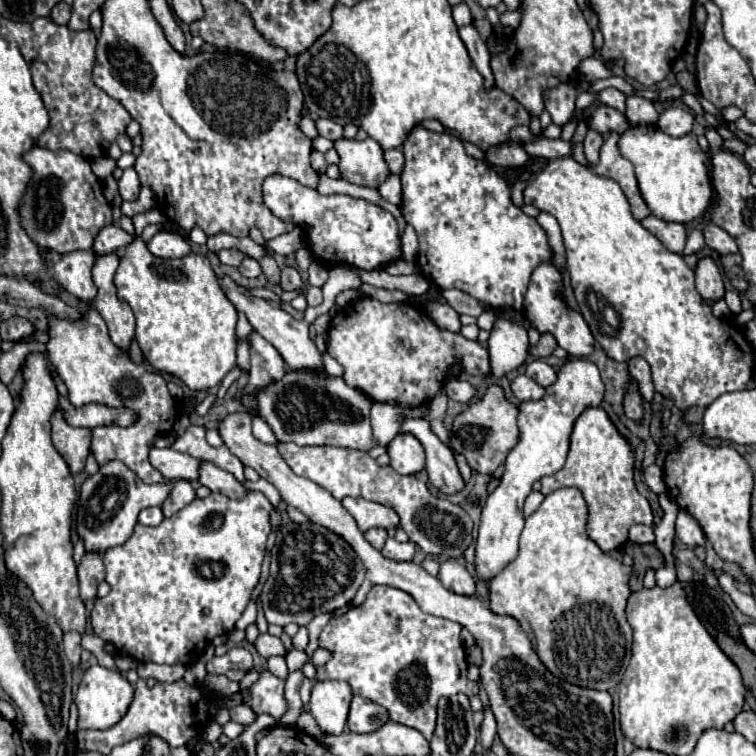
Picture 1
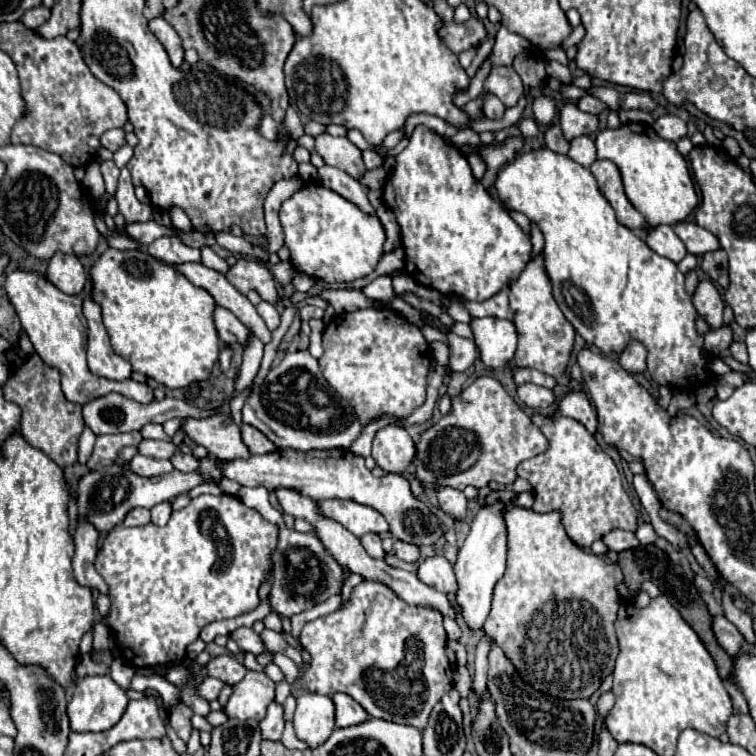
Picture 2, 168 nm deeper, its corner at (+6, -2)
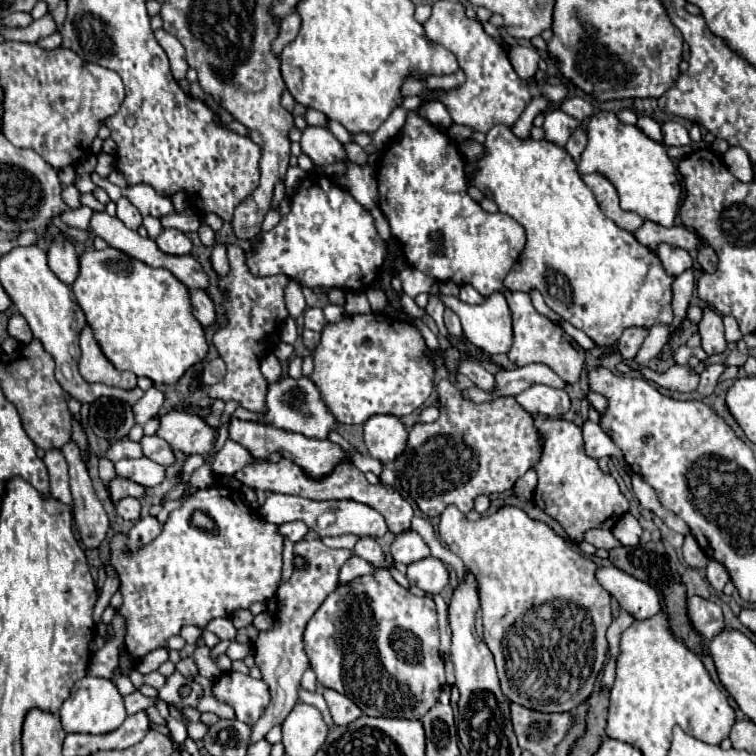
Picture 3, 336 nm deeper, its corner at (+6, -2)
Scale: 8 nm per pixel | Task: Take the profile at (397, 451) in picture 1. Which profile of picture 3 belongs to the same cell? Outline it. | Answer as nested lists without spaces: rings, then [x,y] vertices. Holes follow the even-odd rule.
[[[373,415],[363,423],[365,445],[371,457],[379,459],[381,463],[391,463],[401,455],[405,449],[407,431],[399,417],[395,415]]]

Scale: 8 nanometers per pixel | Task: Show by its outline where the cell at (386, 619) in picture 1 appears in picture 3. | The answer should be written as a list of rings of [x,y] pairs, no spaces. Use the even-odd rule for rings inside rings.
[[[387,569],[339,585],[315,611],[303,639],[319,685],[343,693],[369,717],[421,719],[445,685],[433,599],[411,595]]]

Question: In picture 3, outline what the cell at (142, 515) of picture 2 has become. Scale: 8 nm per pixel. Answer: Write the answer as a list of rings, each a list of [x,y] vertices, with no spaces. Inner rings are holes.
[[[123,497],[117,505],[117,515],[127,519],[127,521],[137,521],[139,519],[139,513],[141,513],[141,505],[139,505],[139,499],[135,497]]]

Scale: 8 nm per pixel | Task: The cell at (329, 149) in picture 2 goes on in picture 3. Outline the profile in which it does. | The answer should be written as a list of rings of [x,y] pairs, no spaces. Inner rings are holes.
[[[305,127],[299,145],[315,165],[333,165],[345,159],[343,145],[325,127]]]

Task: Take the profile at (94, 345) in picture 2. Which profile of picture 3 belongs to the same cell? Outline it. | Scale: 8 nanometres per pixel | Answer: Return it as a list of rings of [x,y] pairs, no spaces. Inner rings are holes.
[[[85,325],[79,339],[81,347],[81,359],[79,359],[79,373],[87,383],[105,383],[109,387],[121,387],[121,389],[135,389],[137,377],[133,373],[125,373],[115,369],[109,359],[101,353],[91,329]]]

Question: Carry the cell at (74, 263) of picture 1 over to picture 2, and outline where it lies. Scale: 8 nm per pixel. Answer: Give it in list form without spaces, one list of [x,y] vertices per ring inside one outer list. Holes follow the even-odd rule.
[[[55,253],[47,265],[47,279],[67,295],[81,295],[87,275],[75,255]]]

